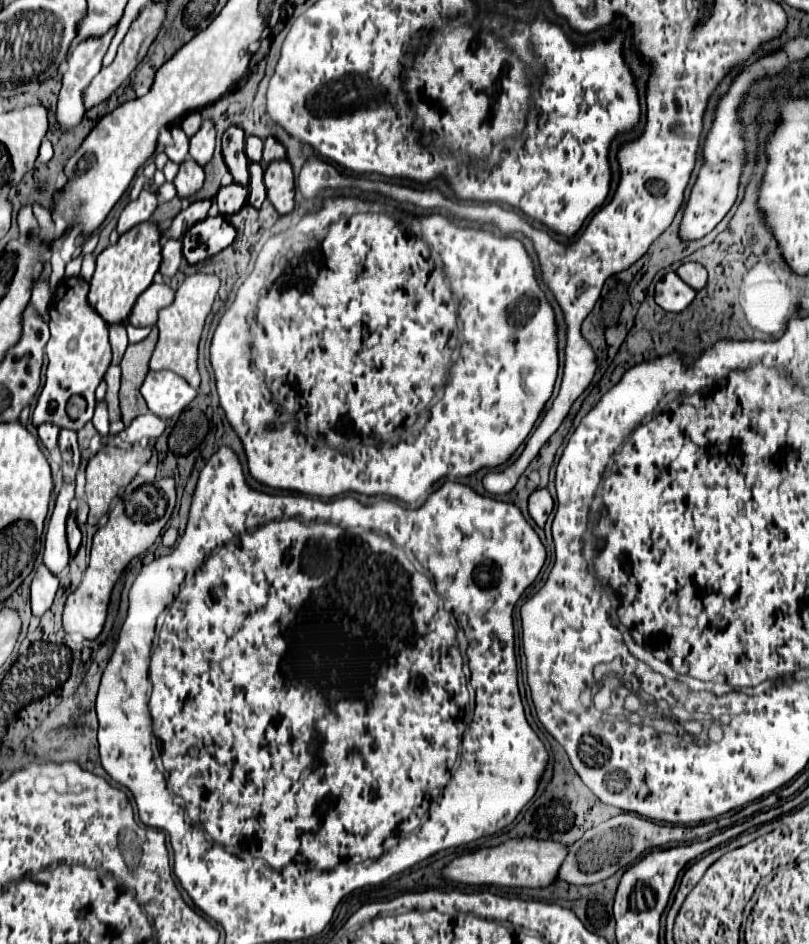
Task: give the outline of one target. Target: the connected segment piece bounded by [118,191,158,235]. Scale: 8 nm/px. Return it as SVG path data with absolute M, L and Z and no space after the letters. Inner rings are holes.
M142 191L140 197L136 201L130 201L124 211L120 213L120 219L118 219L118 233L126 233L130 231L132 227L140 225L140 223L148 223L152 221L152 215L158 207L158 201L156 201L156 195L148 193L148 191Z

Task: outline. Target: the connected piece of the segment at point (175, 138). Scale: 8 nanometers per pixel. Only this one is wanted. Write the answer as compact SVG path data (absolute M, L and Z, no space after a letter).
M178 125L172 127L172 143L166 147L164 153L170 157L170 161L174 161L178 165L186 161L186 157L188 157L188 137Z

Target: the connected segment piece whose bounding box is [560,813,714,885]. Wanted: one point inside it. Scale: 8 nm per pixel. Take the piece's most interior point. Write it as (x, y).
(613, 845)

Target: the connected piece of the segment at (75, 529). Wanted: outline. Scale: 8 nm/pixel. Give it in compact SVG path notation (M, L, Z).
M70 513L70 515L68 515L68 527L66 527L66 531L68 531L70 553L74 555L74 553L76 553L76 549L78 549L78 545L80 545L80 537L82 537L80 527L78 527L78 523L76 523L76 513Z

